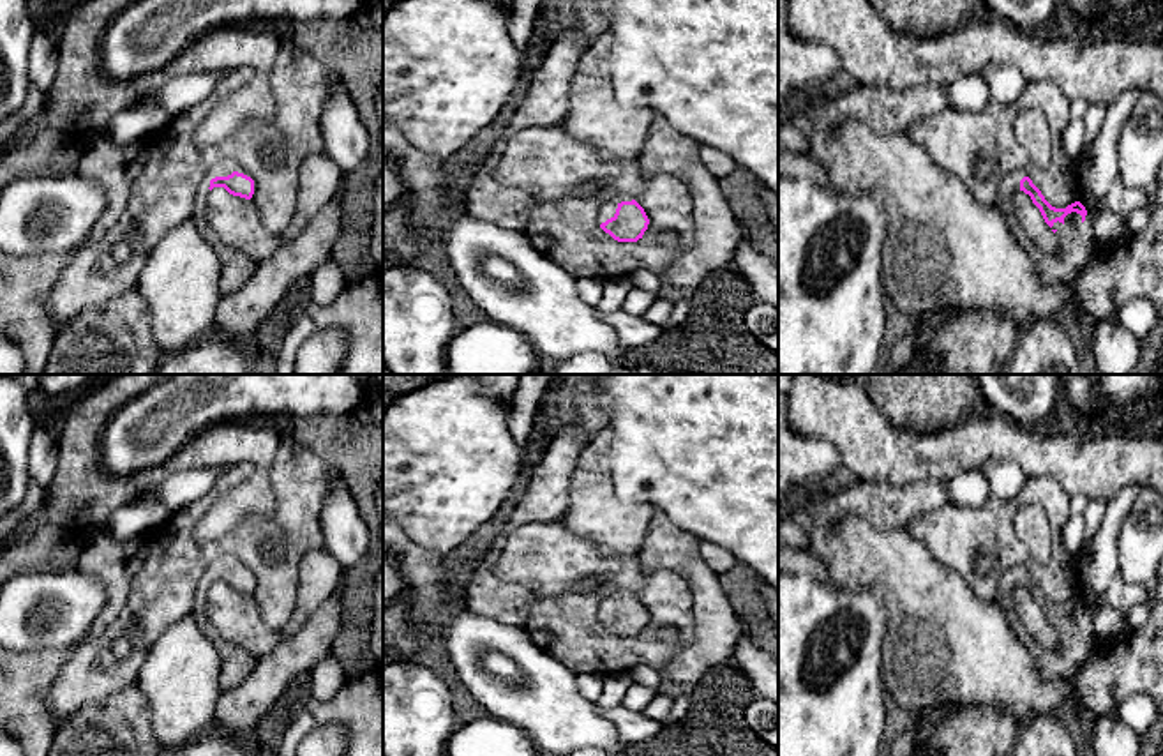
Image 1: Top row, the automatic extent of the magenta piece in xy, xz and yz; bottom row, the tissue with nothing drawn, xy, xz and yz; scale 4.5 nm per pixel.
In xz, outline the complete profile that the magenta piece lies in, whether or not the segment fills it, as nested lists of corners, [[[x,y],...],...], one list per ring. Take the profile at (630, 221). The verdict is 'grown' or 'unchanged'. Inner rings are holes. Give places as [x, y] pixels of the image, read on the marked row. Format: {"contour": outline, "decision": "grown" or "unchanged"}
{"contour": [[[618,196],[604,203],[597,221],[618,242],[637,242],[649,224],[644,208],[628,196]]], "decision": "grown"}

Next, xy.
{"contour": [[[215,163],[203,178],[196,200],[192,221],[205,237],[205,240],[217,251],[221,263],[219,291],[231,295],[238,291],[254,274],[258,263],[238,249],[224,246],[206,223],[206,203],[214,187],[224,187],[229,194],[251,200],[254,194],[254,180],[238,173],[229,163]]], "decision": "grown"}

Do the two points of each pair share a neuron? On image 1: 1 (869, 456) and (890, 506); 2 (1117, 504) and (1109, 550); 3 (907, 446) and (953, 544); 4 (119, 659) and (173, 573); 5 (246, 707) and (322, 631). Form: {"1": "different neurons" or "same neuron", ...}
{"1": "different neurons", "2": "same neuron", "3": "different neurons", "4": "same neuron", "5": "same neuron"}

